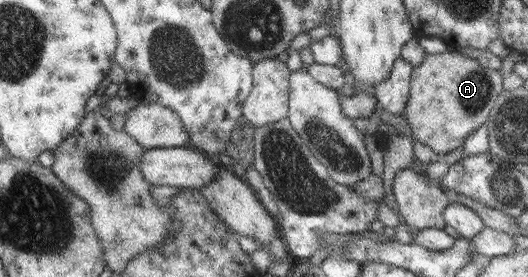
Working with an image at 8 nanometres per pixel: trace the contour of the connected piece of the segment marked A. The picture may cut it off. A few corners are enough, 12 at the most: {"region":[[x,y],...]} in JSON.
{"region":[[460,50],[412,67],[403,110],[438,156],[487,122],[498,70]]}

